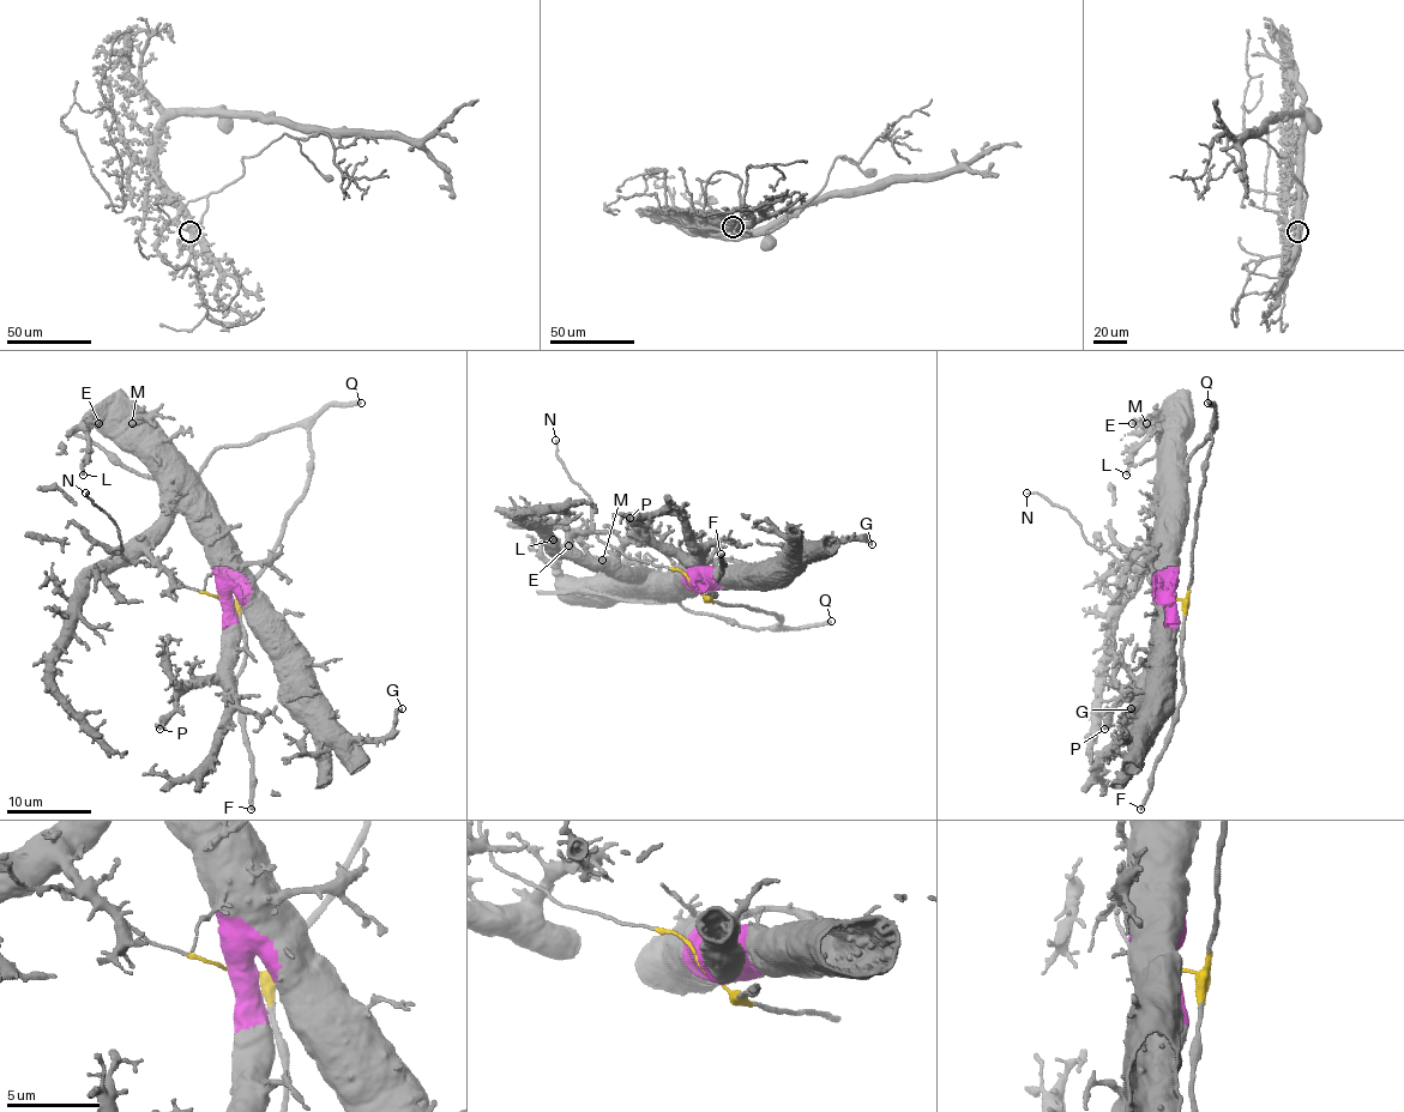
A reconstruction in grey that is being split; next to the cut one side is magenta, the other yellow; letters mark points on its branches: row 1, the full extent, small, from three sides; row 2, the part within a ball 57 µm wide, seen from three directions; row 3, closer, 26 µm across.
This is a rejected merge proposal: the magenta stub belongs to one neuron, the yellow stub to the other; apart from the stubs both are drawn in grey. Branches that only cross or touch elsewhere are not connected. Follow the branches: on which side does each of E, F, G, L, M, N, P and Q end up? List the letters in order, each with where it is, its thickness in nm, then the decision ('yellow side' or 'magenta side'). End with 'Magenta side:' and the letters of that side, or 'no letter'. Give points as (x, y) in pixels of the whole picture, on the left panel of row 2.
E: place (98, 423); calibre 280 nm; magenta side
F: place (251, 809); calibre 280 nm; yellow side
G: place (402, 708); calibre 190 nm; magenta side
L: place (83, 475); calibre 240 nm; magenta side
M: place (132, 423); calibre 280 nm; magenta side
N: place (85, 493); calibre 140 nm; yellow side
P: place (160, 729); calibre 320 nm; magenta side
Q: place (361, 403); calibre 340 nm; yellow side
Magenta side: E, G, L, M, P

